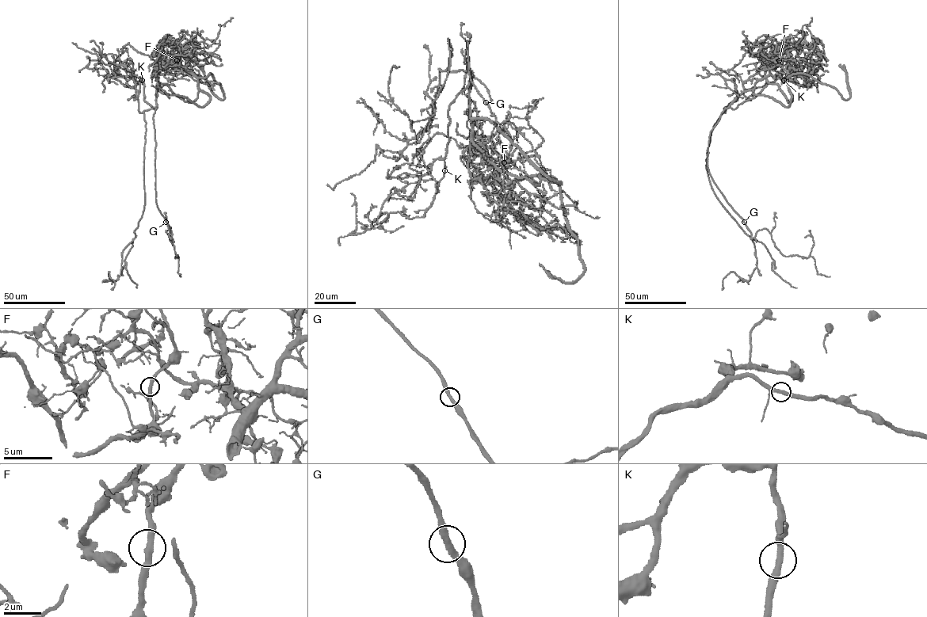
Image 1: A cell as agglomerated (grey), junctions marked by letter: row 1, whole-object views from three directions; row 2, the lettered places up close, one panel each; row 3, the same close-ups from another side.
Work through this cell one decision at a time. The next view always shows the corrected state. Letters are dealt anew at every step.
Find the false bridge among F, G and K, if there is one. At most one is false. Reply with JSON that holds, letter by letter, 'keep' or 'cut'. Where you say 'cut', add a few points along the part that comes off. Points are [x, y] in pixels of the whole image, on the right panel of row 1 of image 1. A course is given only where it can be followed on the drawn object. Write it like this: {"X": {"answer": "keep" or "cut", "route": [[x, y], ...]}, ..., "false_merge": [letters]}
{"F": {"answer": "keep"}, "G": {"answer": "keep"}, "K": {"answer": "keep"}, "false_merge": []}

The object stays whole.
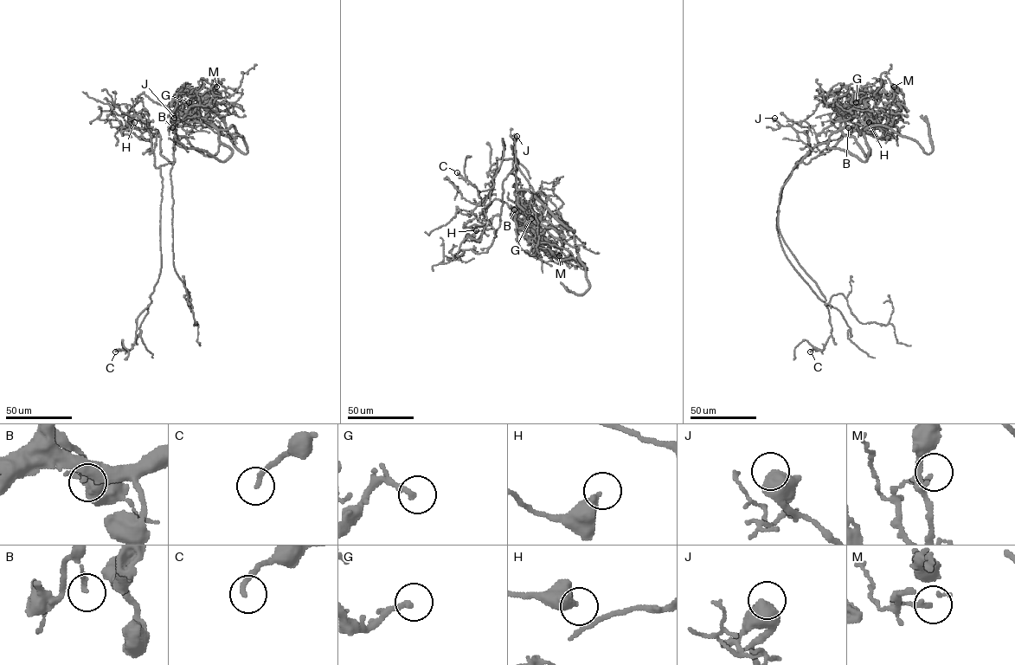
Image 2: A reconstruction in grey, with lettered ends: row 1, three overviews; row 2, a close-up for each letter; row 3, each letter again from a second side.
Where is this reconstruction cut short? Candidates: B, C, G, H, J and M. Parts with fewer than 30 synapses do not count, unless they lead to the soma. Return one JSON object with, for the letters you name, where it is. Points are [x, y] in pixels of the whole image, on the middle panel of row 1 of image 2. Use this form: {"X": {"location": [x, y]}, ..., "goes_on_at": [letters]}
{"goes_on_at": []}

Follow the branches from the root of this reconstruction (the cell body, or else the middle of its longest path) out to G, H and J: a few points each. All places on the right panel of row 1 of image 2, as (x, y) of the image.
G: (793, 168), (811, 150), (828, 141), (856, 102)
H: (793, 168), (802, 162), (807, 164), (819, 154), (828, 151), (853, 129), (864, 132), (864, 122), (869, 122)
J: (793, 168), (807, 154), (809, 138), (791, 125), (780, 125), (774, 118)

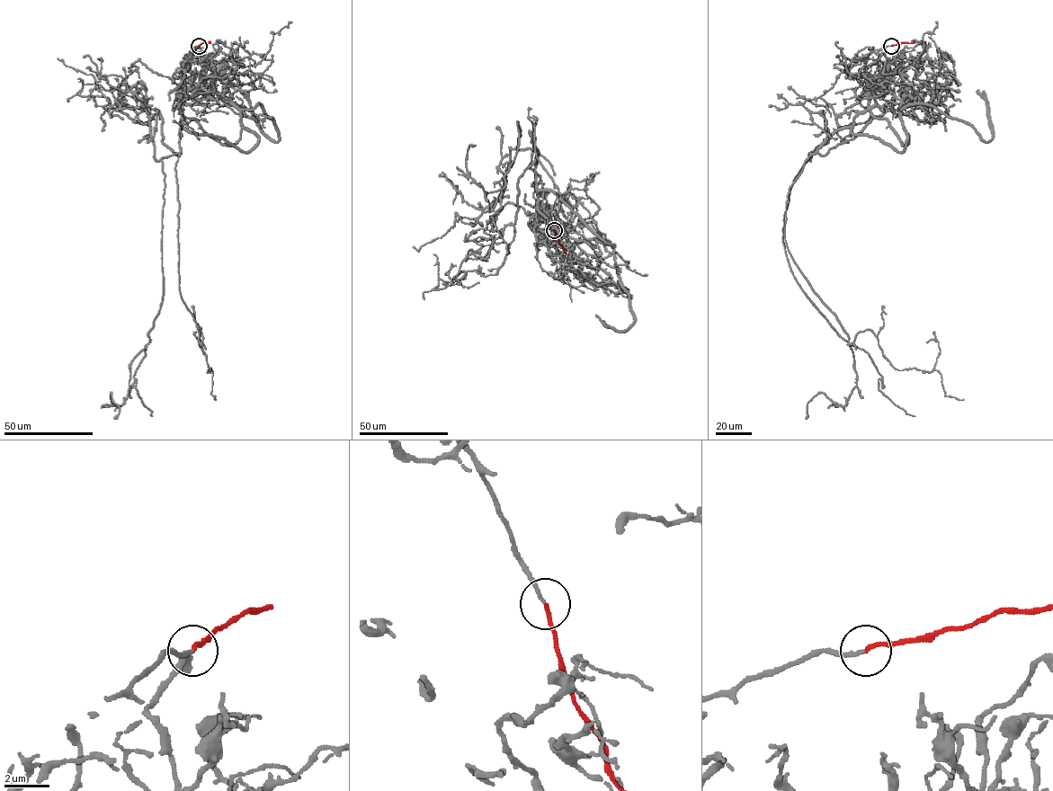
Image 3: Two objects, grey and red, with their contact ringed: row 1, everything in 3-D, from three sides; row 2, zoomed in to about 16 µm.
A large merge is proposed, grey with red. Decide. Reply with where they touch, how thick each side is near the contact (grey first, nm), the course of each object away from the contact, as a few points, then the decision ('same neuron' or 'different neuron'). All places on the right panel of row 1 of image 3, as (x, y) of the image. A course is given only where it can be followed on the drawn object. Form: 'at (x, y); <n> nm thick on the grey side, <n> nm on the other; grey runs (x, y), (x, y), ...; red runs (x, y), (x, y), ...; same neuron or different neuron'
at (891, 46); 150 nm thick on the grey side, 170 nm on the other; grey runs (891, 46), (789, 187), (784, 240), (849, 343), (870, 330), (963, 399); red runs (891, 46), (914, 41); same neuron

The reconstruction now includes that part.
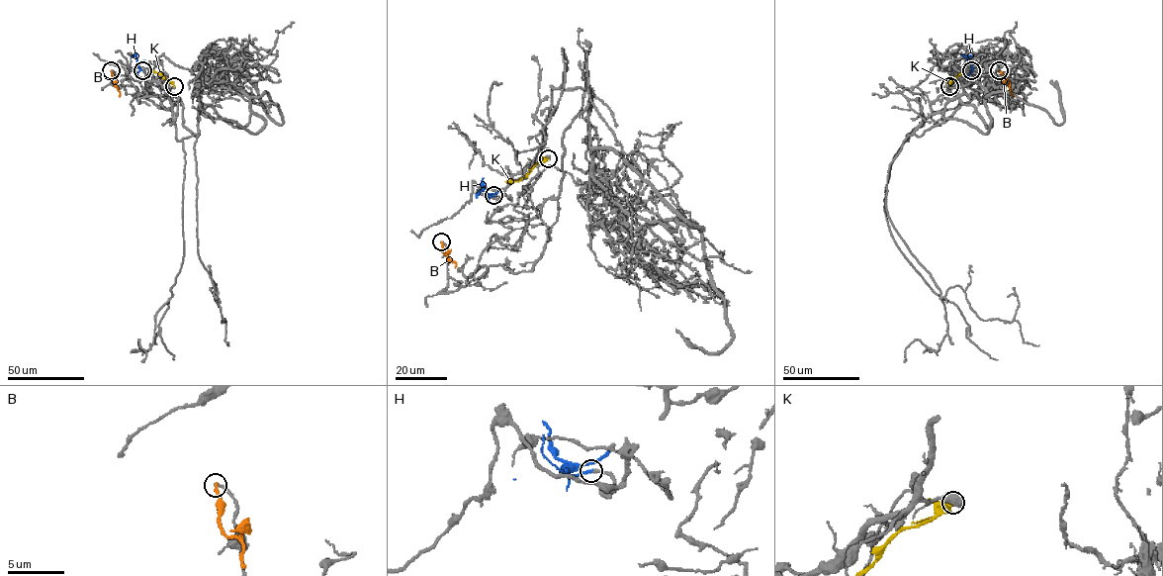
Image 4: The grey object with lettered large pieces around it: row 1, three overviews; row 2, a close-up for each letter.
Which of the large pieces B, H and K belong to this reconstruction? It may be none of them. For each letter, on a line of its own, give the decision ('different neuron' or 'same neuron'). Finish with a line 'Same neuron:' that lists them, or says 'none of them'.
B: different neuron
H: same neuron
K: different neuron
Same neuron: H

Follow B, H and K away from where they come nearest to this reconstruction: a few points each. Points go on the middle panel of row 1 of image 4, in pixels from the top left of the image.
B: (441, 241), (442, 251), (448, 261), (456, 262), (455, 266)
H: (494, 195), (490, 196), (483, 184), (477, 197)
K: (548, 157), (518, 180), (505, 182)

